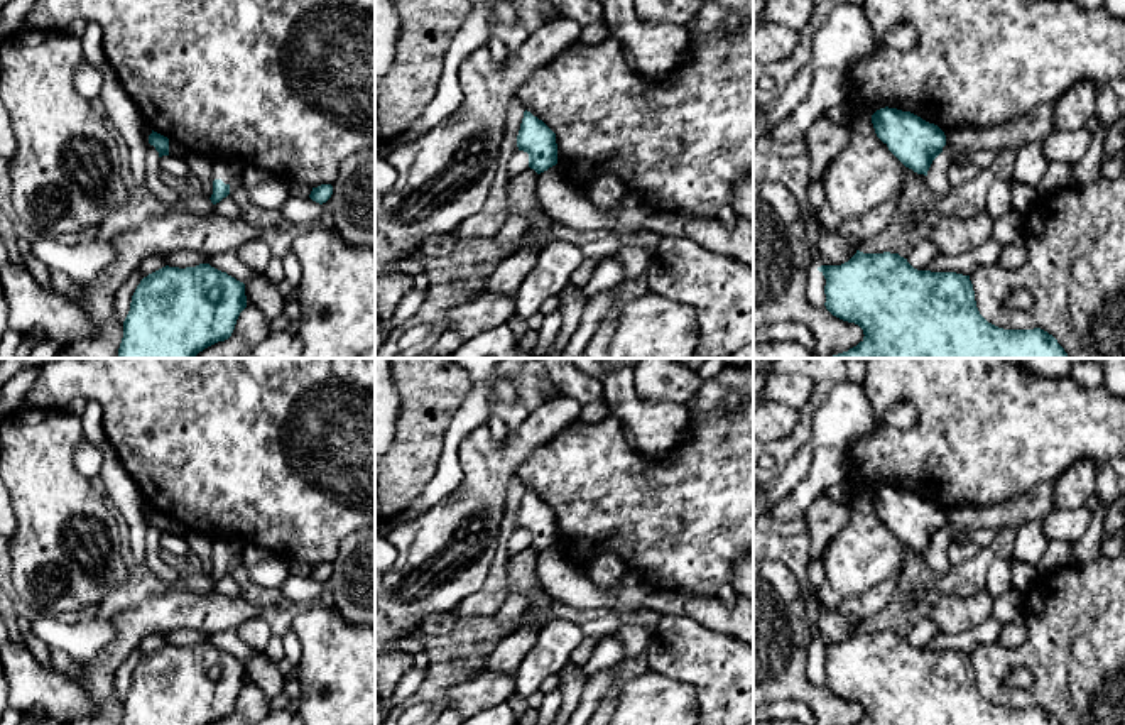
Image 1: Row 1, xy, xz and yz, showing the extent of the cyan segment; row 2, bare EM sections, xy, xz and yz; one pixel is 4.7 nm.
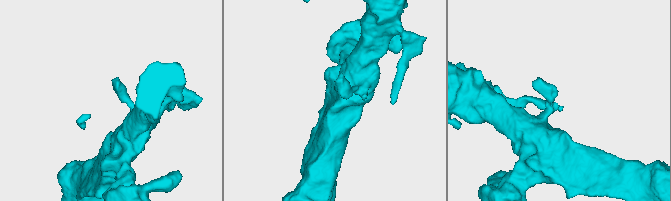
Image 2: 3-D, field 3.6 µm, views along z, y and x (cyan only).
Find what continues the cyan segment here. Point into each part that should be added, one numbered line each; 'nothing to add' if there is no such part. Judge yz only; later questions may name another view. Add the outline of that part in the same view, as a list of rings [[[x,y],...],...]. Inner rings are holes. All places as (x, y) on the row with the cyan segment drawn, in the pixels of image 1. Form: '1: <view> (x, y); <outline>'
nothing to add

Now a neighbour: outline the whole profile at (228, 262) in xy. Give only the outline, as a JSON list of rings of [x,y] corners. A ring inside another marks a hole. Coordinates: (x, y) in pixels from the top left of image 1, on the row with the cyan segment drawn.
[[[236,252],[213,253],[208,257],[206,264],[221,272],[226,272],[228,275],[235,277],[240,282],[248,282],[258,274],[264,274],[264,270],[255,270],[245,265],[236,255]]]

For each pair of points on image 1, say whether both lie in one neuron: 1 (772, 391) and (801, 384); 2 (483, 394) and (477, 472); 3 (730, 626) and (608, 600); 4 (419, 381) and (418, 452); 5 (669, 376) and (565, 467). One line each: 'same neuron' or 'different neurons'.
1: same neuron
2: different neurons
3: same neuron
4: same neuron
5: different neurons

